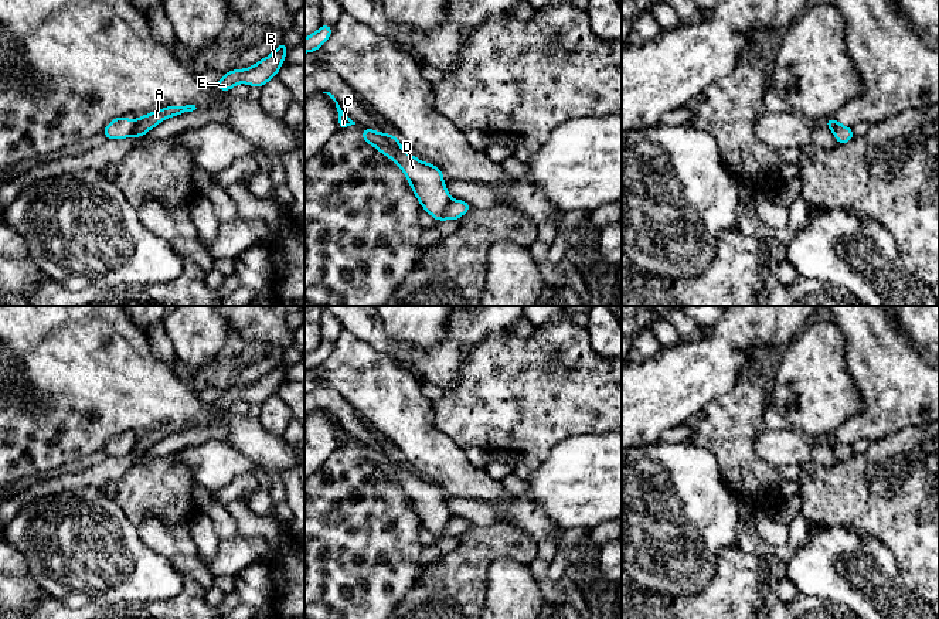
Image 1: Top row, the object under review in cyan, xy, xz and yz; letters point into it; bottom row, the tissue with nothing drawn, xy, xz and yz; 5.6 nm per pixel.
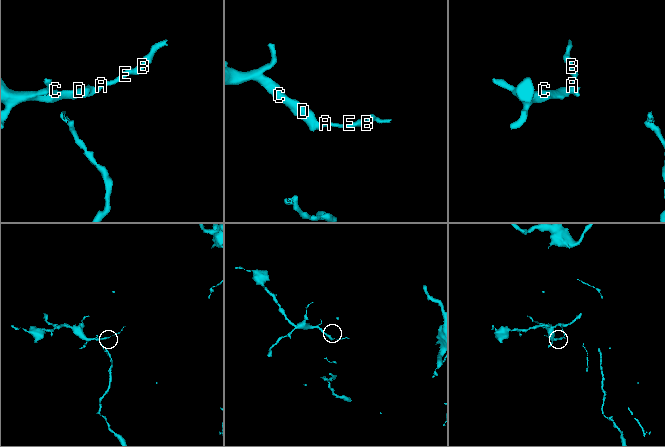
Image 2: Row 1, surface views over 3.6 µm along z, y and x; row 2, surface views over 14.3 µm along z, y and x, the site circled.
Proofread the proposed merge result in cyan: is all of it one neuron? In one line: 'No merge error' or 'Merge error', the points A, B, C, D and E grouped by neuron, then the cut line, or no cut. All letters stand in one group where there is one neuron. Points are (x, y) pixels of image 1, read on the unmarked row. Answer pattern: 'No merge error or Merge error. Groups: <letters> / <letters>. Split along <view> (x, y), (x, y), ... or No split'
Merge error. Groups: A B E / C D. Split along xz (452, 517), (446, 524), (444, 536)

